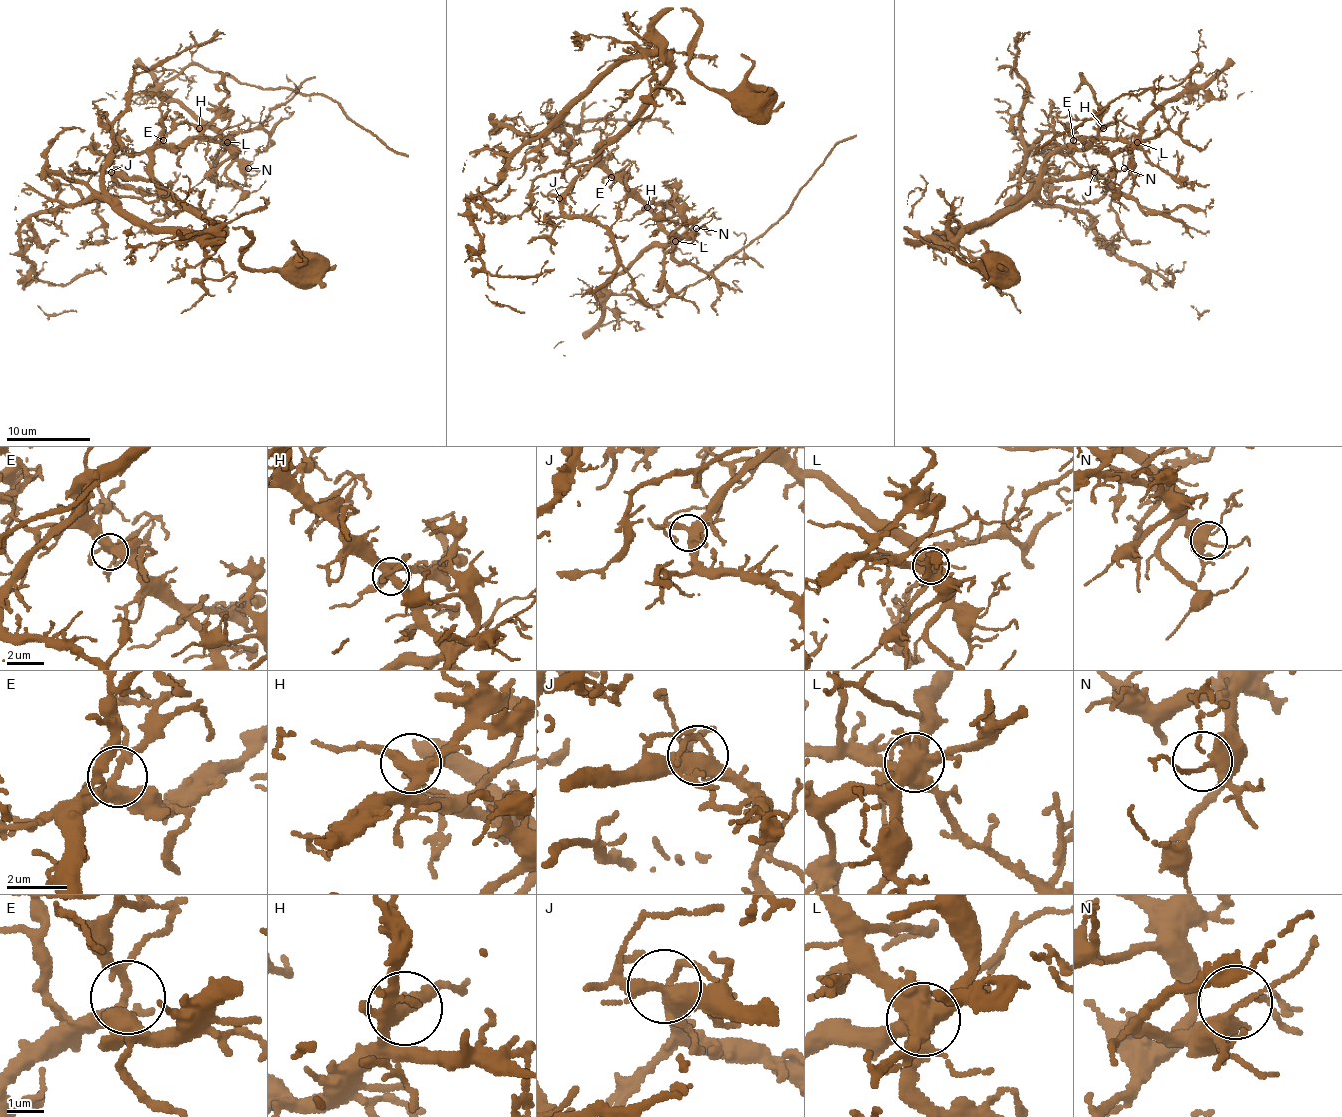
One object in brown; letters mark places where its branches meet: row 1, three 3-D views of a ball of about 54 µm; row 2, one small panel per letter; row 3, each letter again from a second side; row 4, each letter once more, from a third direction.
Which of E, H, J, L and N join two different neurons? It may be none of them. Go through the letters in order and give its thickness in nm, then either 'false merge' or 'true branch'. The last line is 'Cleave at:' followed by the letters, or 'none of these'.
E: calibre 320 nm; true branch
H: calibre 360 nm; true branch
J: calibre 440 nm; true branch
L: calibre 650 nm; false merge
N: calibre 280 nm; true branch
Cleave at: L

